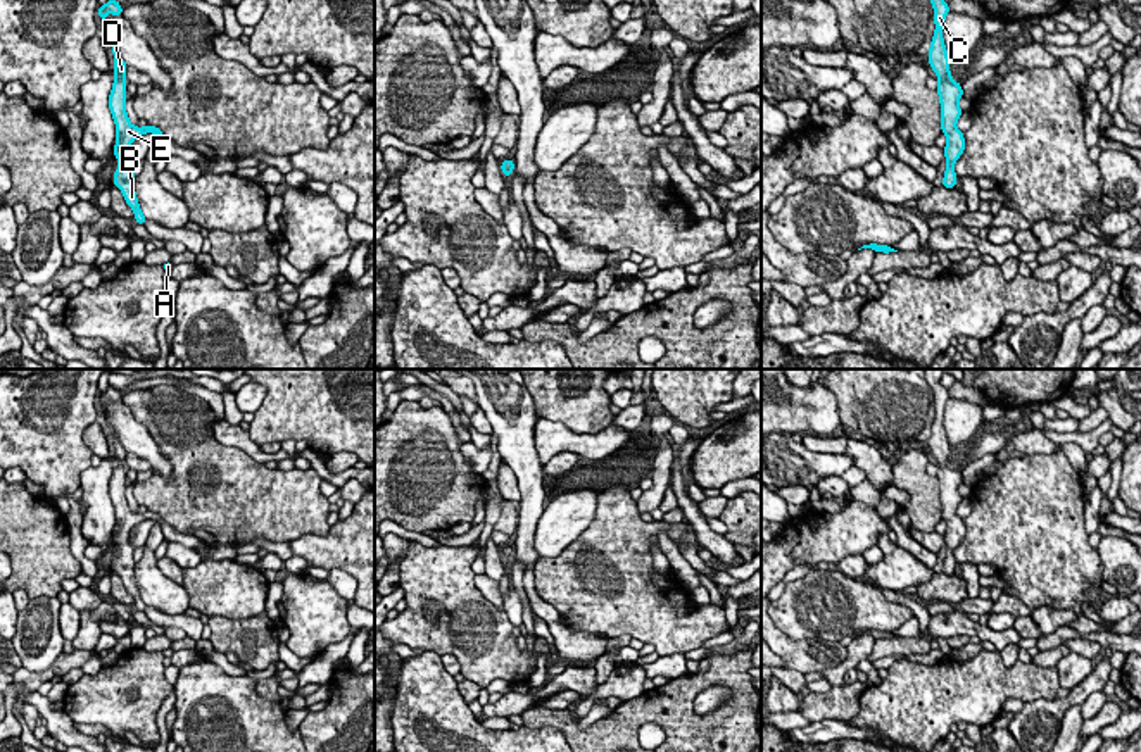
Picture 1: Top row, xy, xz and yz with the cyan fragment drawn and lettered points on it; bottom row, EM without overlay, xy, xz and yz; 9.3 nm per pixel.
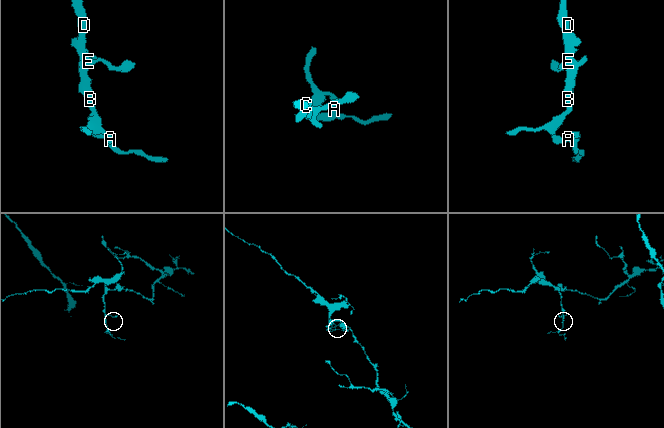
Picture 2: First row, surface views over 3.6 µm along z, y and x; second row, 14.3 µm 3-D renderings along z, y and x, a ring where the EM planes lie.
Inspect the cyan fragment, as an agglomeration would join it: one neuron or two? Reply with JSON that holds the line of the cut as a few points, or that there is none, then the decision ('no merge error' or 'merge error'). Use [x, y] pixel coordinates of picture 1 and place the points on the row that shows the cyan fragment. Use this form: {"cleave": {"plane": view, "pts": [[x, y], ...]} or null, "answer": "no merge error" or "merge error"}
{"cleave": null, "answer": "no merge error"}

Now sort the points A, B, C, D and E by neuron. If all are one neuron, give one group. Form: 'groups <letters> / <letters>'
groups A B C D E

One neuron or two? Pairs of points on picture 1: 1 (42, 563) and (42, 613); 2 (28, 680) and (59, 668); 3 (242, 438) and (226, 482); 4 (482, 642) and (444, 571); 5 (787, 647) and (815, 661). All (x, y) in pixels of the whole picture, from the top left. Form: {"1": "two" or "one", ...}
{"1": "two", "2": "one", "3": "two", "4": "one", "5": "one"}

